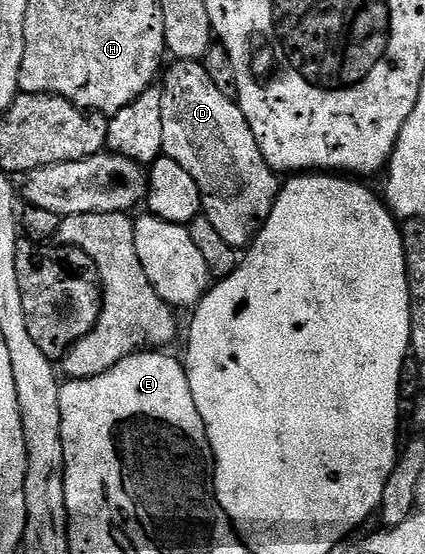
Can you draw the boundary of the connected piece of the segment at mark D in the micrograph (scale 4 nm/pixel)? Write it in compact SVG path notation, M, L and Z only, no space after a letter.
M203 61L171 63L173 66L162 74L162 144L163 157L174 160L194 176L194 184L198 184L200 193L200 209L203 217L214 224L215 230L237 251L243 251L252 245L256 233L264 226L276 203L278 193L277 171L262 156L262 148L258 148L258 140L254 140L254 132L250 132L250 124L246 124L246 116L242 112L239 101L230 96L222 96L222 92L206 76Z

